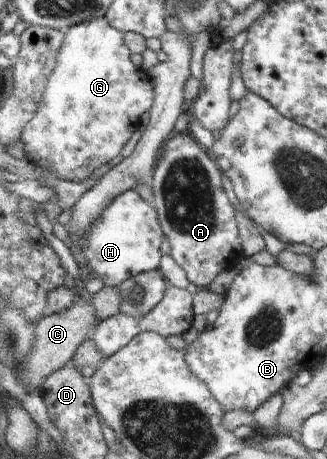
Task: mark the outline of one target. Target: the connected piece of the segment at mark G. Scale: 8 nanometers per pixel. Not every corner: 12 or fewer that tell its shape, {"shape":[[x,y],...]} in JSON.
{"shape":[[106,18],[65,30],[26,158],[76,183],[154,99]]}

